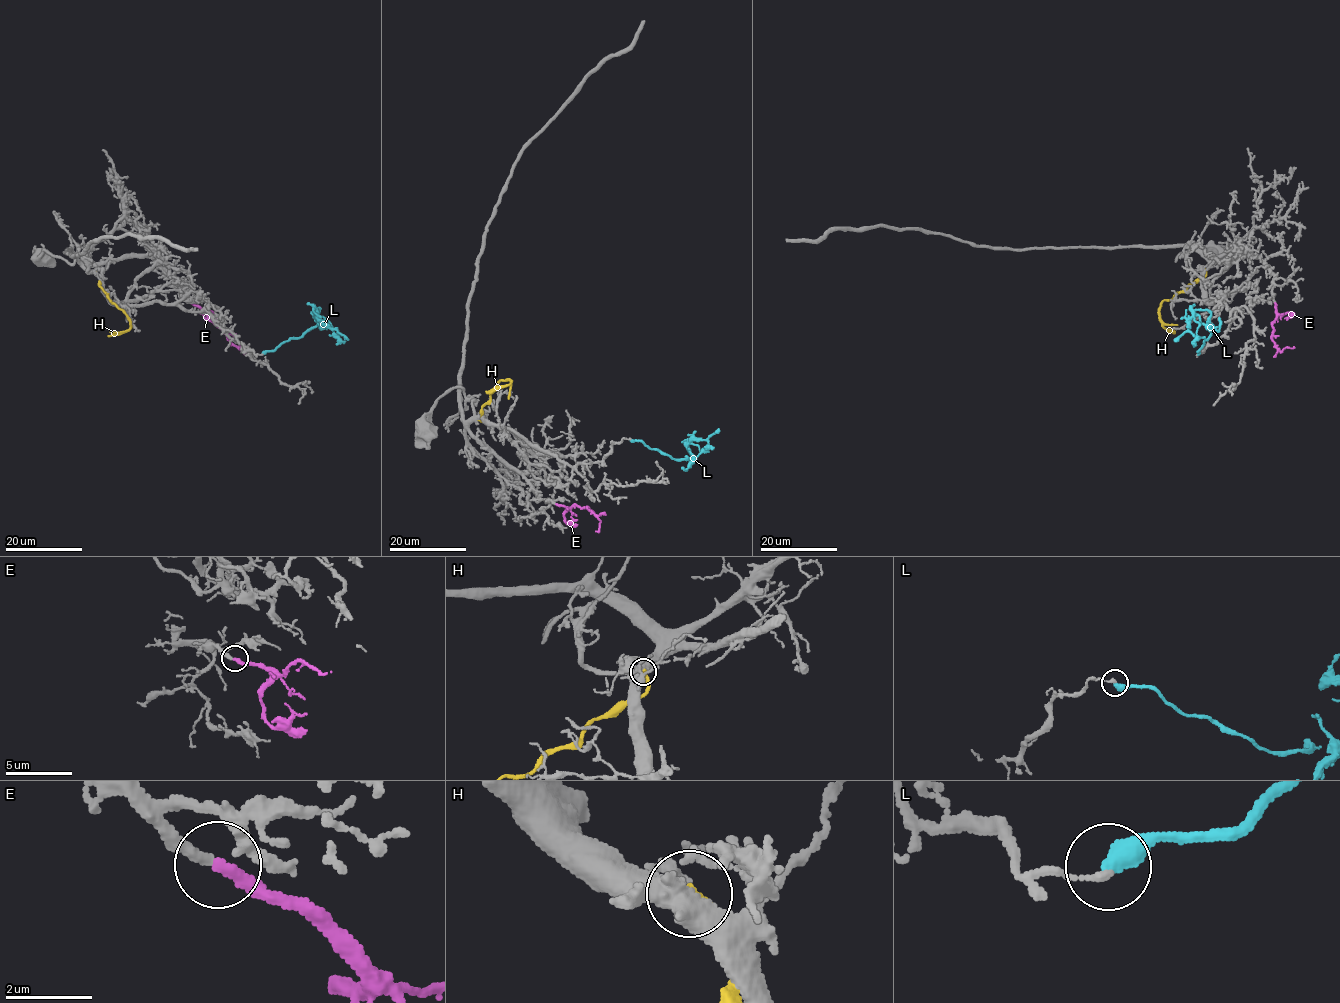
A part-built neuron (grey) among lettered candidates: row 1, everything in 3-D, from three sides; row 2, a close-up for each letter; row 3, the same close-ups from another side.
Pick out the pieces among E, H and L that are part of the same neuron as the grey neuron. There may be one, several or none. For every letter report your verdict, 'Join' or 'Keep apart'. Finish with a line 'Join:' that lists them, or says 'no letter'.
E: Join
H: Keep apart
L: Keep apart
Join: E

